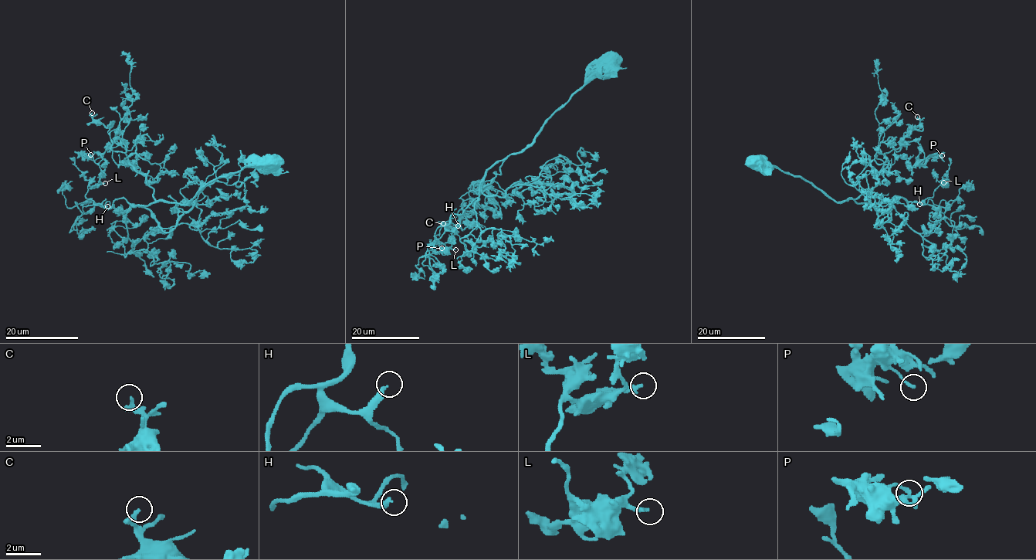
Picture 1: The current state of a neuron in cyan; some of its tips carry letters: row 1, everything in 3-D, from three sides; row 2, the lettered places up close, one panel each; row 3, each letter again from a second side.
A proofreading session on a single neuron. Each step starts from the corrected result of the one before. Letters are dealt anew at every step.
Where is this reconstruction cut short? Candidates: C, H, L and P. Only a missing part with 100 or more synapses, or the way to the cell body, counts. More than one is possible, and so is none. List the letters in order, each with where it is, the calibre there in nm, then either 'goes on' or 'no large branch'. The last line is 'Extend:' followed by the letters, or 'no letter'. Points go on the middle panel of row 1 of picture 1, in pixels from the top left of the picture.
C: place (443, 223); calibre 240 nm; no large branch
H: place (458, 225); calibre 280 nm; goes on
L: place (455, 249); calibre 240 nm; no large branch
P: place (441, 248); calibre 170 nm; no large branch
Extend: H

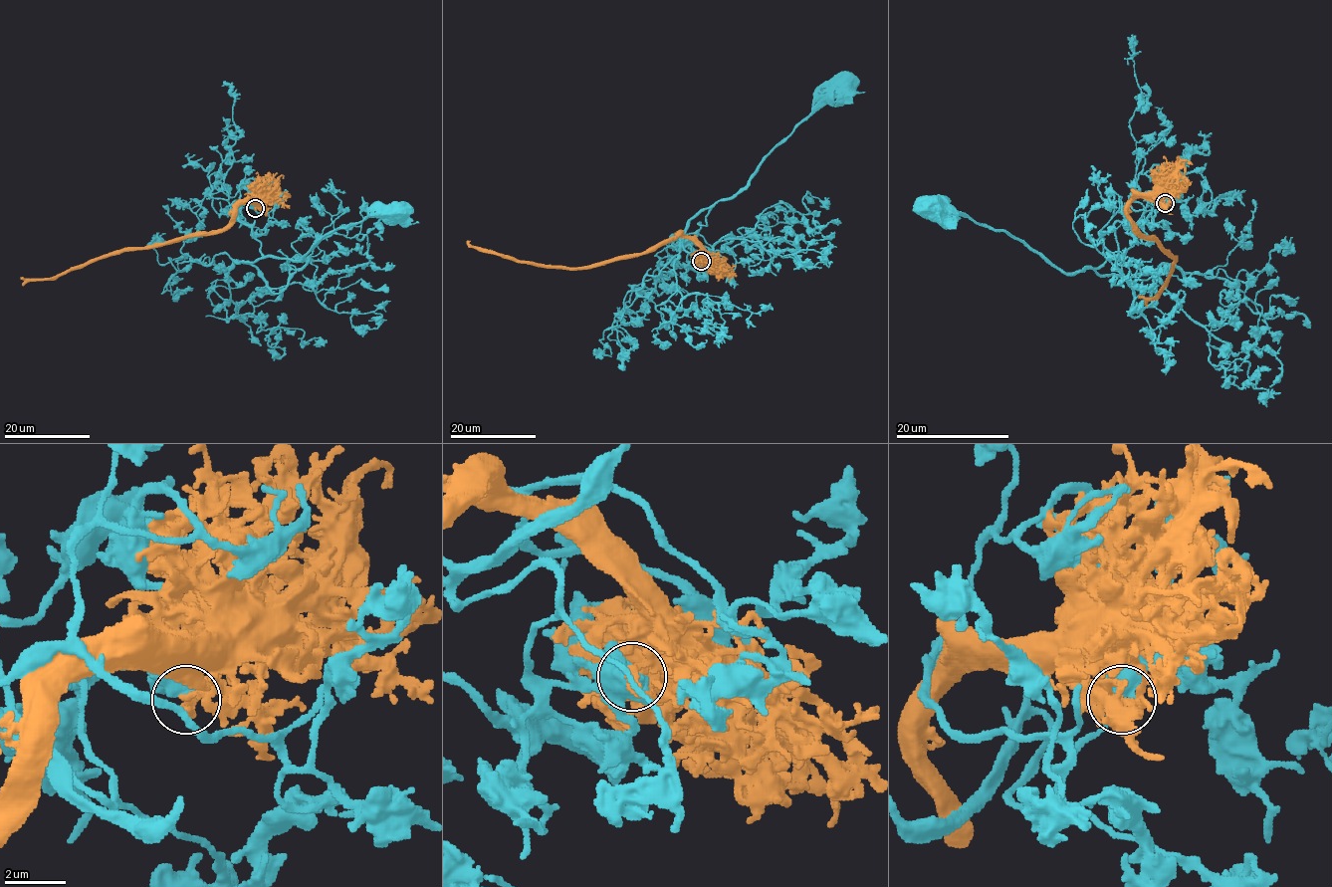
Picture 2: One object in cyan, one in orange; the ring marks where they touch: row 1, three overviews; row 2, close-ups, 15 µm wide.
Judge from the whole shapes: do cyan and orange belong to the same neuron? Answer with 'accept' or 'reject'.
reject

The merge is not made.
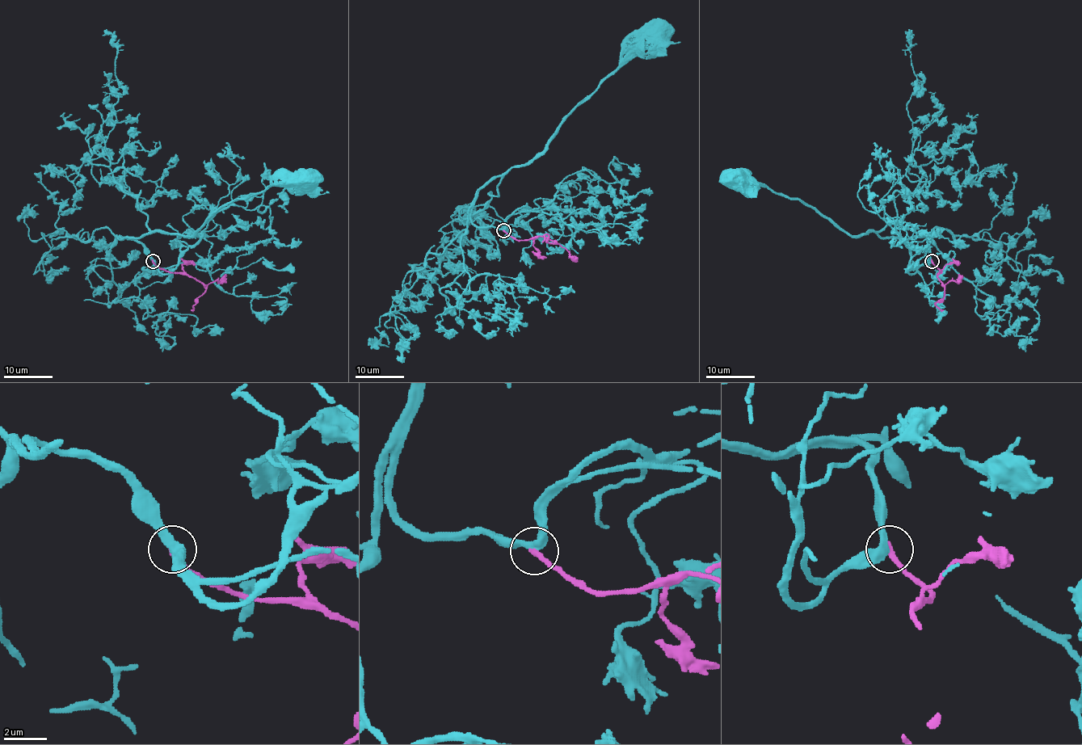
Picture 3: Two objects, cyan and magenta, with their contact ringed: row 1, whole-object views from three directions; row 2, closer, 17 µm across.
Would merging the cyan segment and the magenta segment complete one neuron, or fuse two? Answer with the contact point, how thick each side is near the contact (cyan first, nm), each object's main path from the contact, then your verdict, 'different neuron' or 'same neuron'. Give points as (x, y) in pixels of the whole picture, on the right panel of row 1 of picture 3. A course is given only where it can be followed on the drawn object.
place (932, 261); calibres 440 and 300 nm; course cyan (932, 261), (924, 235), (905, 239), (869, 232), (851, 235), (806, 204), (780, 195), (751, 176), (734, 178); course magenta (932, 261), (940, 270), (936, 276), (943, 284), (944, 296), (936, 303), (943, 310); same neuron

